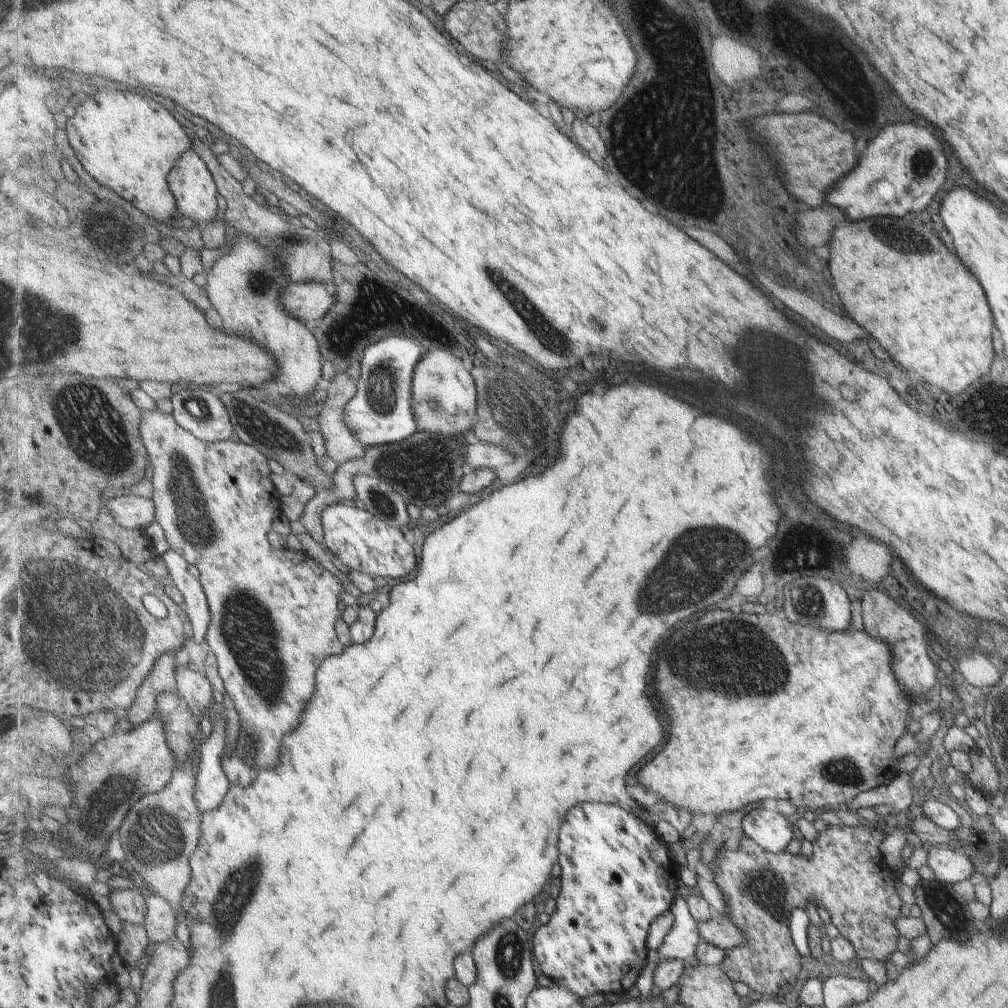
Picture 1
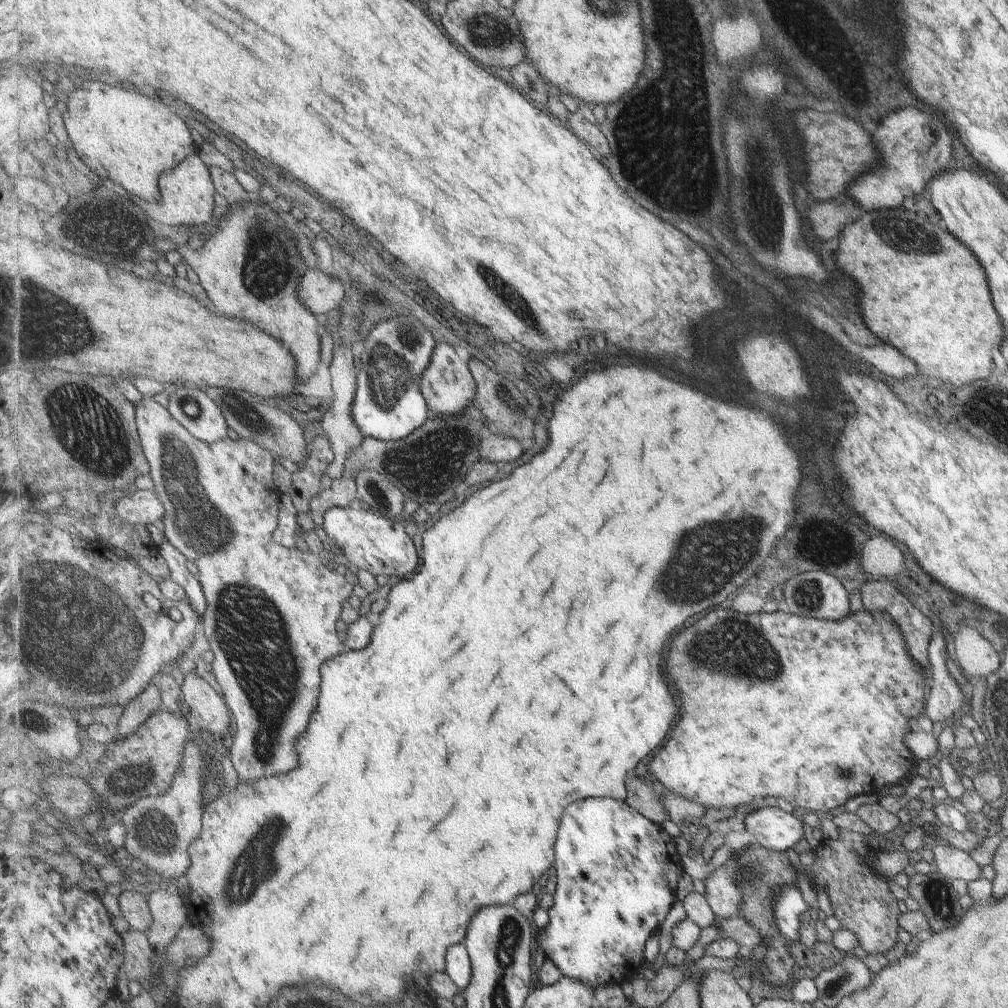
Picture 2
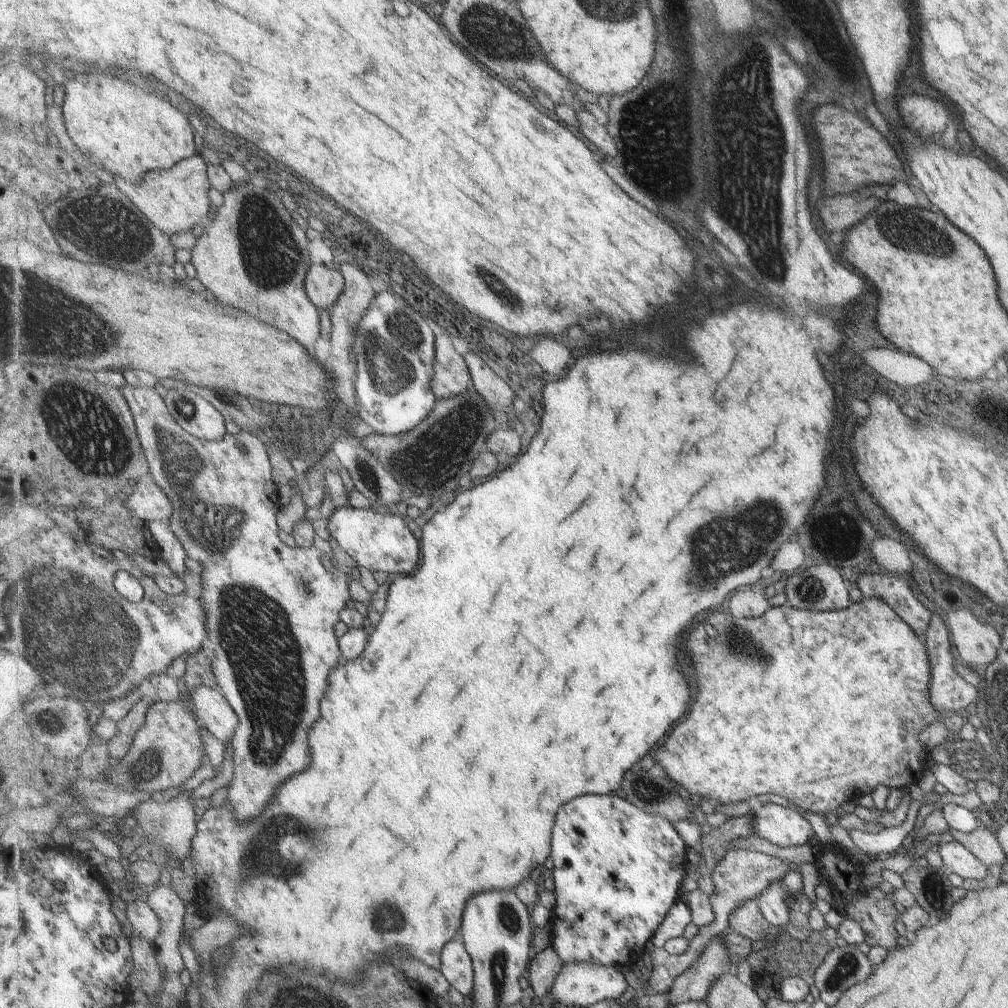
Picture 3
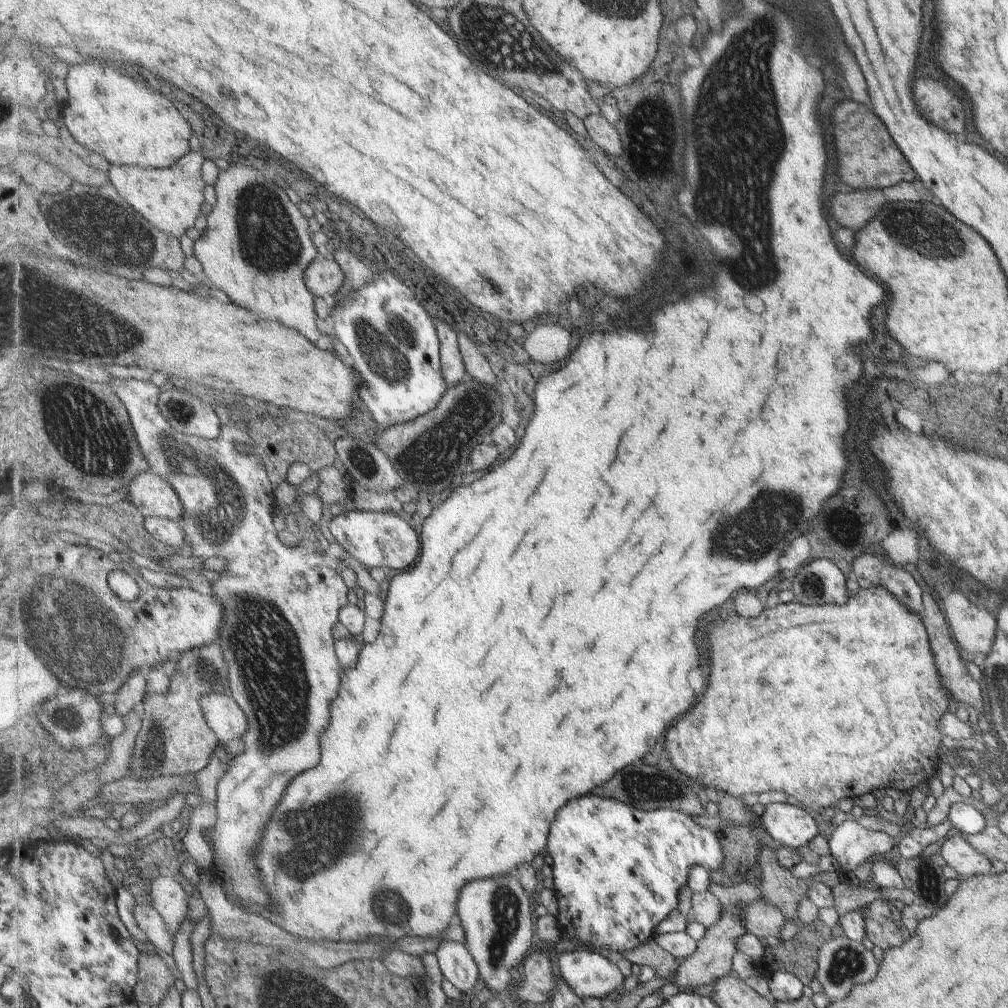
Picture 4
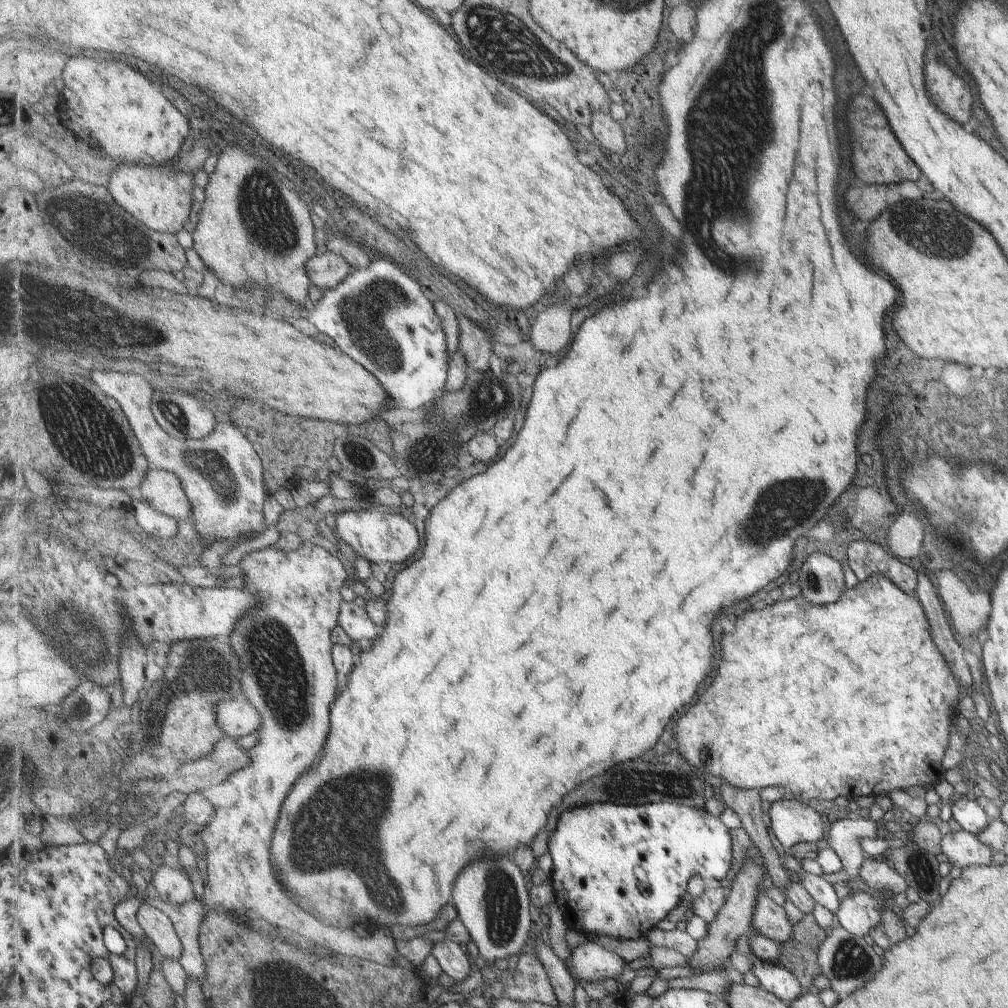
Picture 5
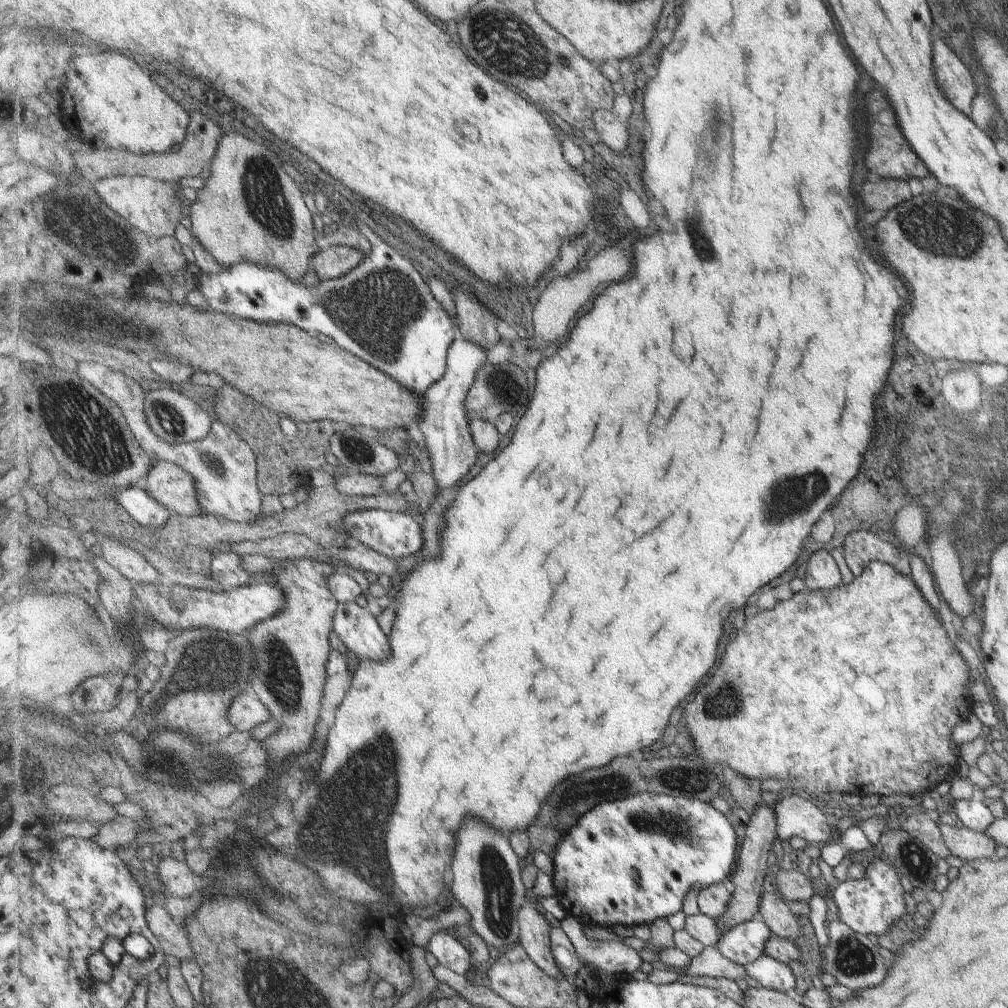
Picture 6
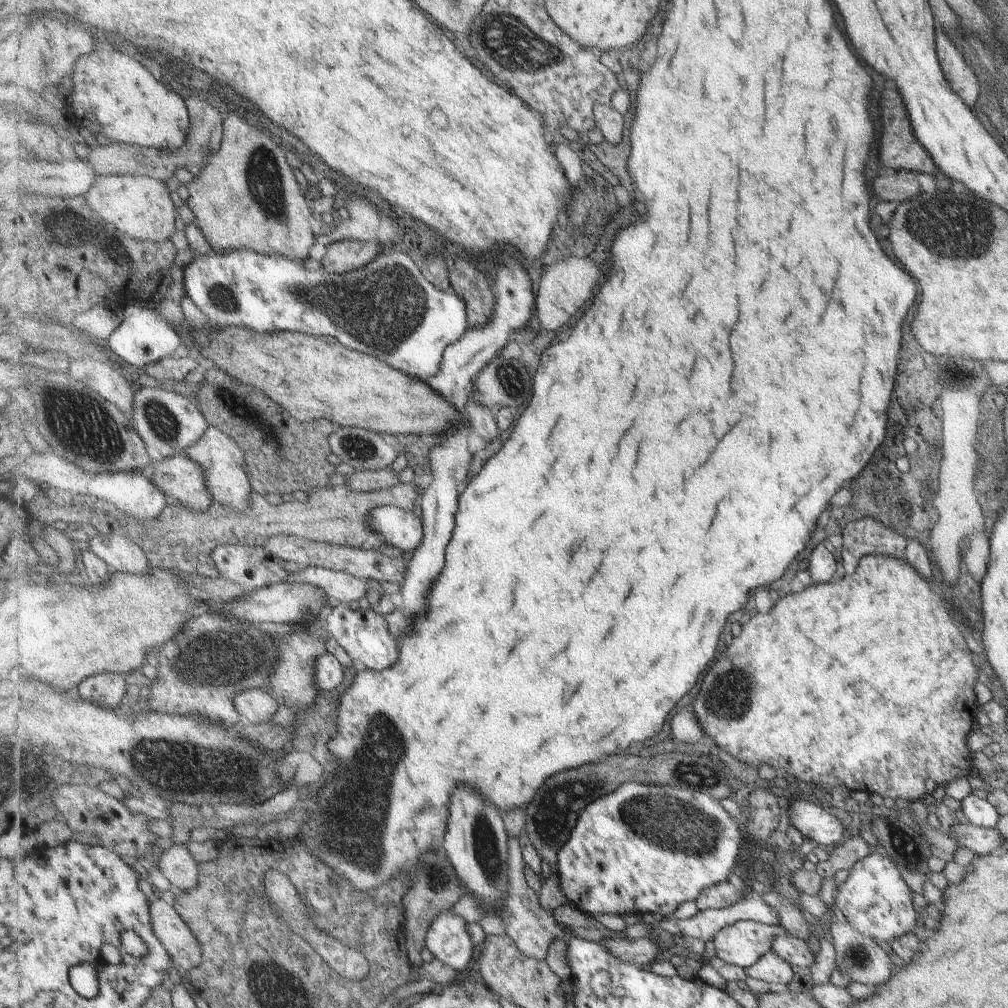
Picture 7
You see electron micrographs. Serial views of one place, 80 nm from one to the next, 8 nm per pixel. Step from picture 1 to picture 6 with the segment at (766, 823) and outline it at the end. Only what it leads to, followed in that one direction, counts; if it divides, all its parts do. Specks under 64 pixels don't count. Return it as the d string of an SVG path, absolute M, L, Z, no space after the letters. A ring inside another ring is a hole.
M794 793L779 799L774 805L777 836L780 840L789 842L792 836L800 836L808 844L822 846L832 836L832 828L828 825L826 816L822 813L819 800Z

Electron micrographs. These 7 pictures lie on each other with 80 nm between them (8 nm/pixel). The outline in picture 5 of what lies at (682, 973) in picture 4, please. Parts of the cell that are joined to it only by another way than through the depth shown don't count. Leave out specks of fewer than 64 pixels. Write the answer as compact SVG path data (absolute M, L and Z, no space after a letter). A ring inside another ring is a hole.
M748 855L731 888L727 890L725 902L719 910L718 916L708 924L707 935L697 941L697 949L694 956L687 960L686 965L696 973L715 972L718 974L717 971L719 969L730 963L730 956L735 951L737 942L753 928L753 910L763 872L764 870L749 861Z

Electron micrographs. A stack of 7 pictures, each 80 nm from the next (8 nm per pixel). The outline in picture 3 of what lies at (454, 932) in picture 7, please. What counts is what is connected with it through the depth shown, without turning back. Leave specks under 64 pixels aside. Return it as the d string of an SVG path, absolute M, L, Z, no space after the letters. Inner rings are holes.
M461 938L446 944L442 954L444 976L468 998L476 988L476 968L465 941Z

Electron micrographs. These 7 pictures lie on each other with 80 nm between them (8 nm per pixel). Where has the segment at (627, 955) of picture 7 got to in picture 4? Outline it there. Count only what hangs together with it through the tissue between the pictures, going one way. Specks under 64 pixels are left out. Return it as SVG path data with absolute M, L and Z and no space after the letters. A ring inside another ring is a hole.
M578 950L561 954L560 960L561 976L582 999L602 999L605 992L621 992L622 982L625 982L622 970L600 952Z

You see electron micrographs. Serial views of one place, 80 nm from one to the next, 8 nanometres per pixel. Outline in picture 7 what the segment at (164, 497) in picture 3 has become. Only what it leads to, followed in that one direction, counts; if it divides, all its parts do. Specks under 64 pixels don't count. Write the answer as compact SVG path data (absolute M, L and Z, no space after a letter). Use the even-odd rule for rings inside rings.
M176 454L157 460L151 475L170 501L176 499L186 509L204 512L214 503L205 470L193 458Z

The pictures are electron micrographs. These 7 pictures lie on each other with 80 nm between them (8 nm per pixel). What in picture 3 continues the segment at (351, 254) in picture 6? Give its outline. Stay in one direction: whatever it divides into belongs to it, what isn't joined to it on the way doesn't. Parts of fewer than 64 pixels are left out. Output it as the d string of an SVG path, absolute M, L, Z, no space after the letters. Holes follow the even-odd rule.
M313 264L310 267L306 288L310 298L320 310L334 306L345 293L347 280L344 273L325 264Z

